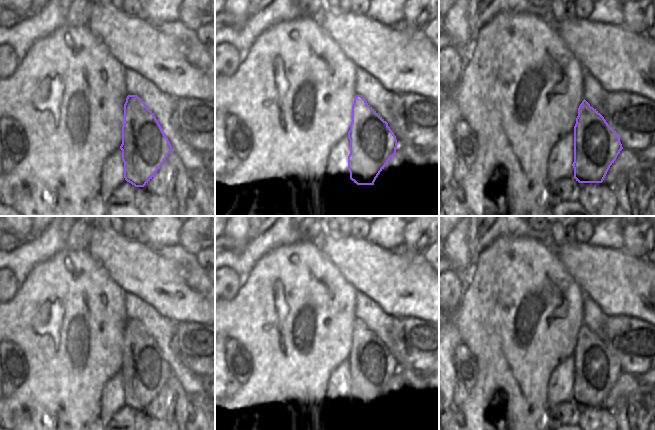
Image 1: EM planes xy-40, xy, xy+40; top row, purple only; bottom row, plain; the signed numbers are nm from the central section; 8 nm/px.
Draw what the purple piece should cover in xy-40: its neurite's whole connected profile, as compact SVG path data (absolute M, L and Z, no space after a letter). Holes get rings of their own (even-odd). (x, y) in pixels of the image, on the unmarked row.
M128 319L122 350L124 402L144 411L160 393L172 374L158 344L137 319Z

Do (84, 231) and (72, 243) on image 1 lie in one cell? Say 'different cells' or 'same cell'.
same cell

